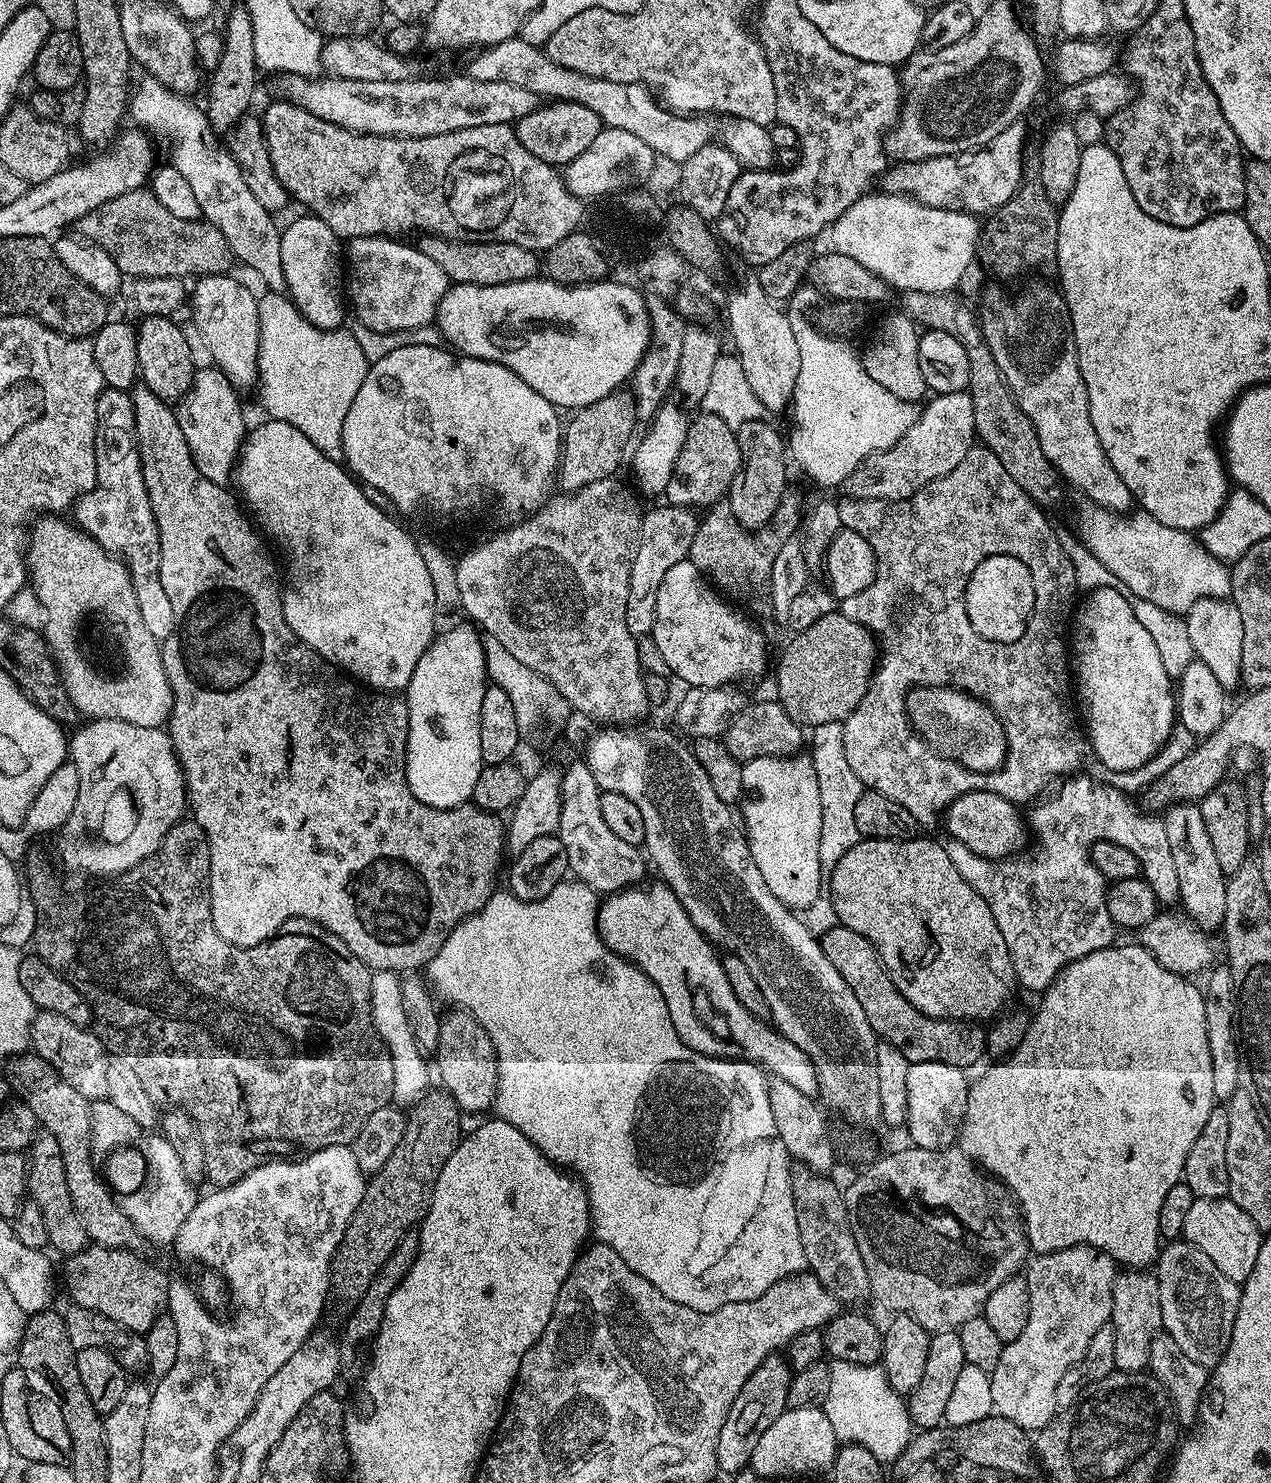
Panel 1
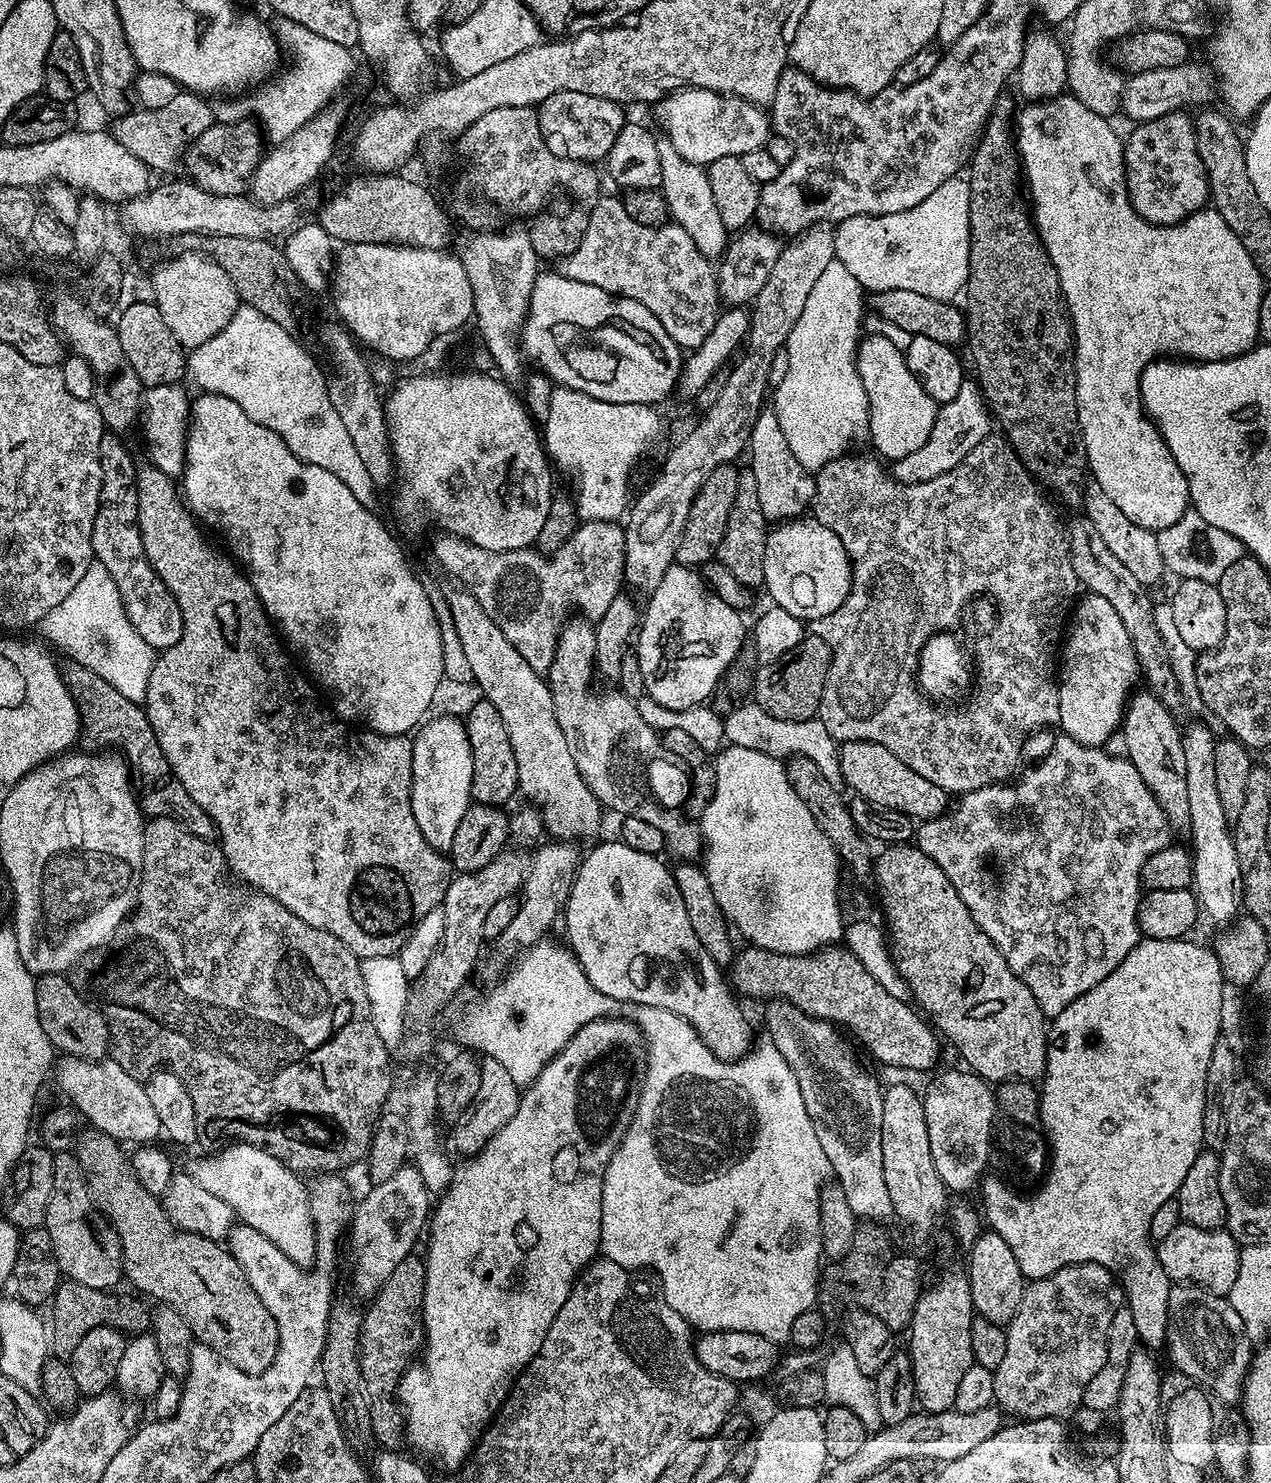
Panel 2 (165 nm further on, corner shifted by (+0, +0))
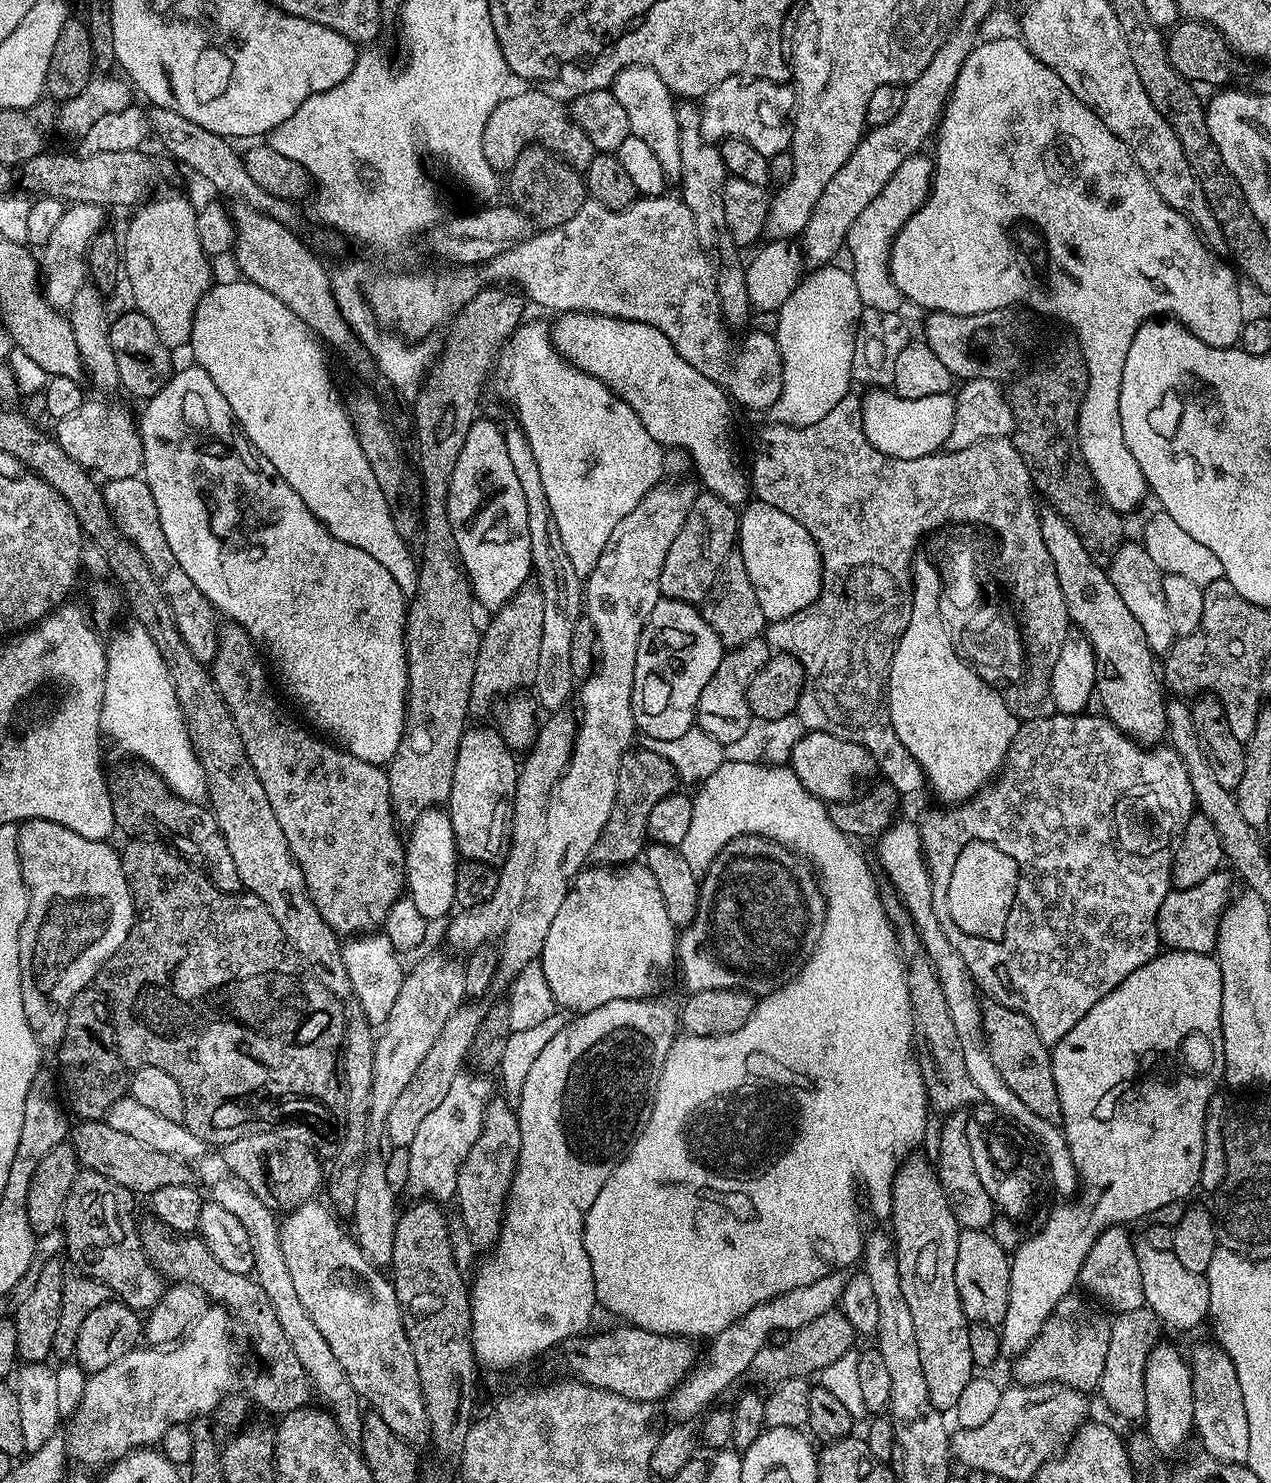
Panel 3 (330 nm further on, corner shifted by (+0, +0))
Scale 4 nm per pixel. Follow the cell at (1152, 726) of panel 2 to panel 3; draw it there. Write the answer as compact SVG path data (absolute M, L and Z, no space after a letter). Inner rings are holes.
M1054 511L1040 513L1042 541L1054 564L1058 585L1066 602L1068 619L1078 627L1079 635L1092 643L1096 659L1095 695L1099 698L1103 715L1127 736L1152 746L1165 739L1168 731L1166 692L1158 675L1158 660L1142 634L1142 626L1122 602L1122 594L1114 586L1107 571L1086 554L1082 538Z

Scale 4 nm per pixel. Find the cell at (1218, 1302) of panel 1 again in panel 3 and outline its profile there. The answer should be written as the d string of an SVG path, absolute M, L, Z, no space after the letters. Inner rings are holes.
M1204 1342L1198 1345L1192 1352L1192 1358L1190 1354L1194 1430L1207 1455L1227 1464L1244 1464L1249 1456L1250 1430L1247 1429L1242 1388L1227 1350L1217 1343L1211 1343Z

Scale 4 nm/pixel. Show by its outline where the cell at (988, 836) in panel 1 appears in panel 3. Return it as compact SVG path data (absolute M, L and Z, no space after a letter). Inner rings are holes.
M805 731L790 753L790 767L798 782L819 800L837 804L857 795L856 780L871 781L878 769L870 750L858 742L850 742L825 732Z

